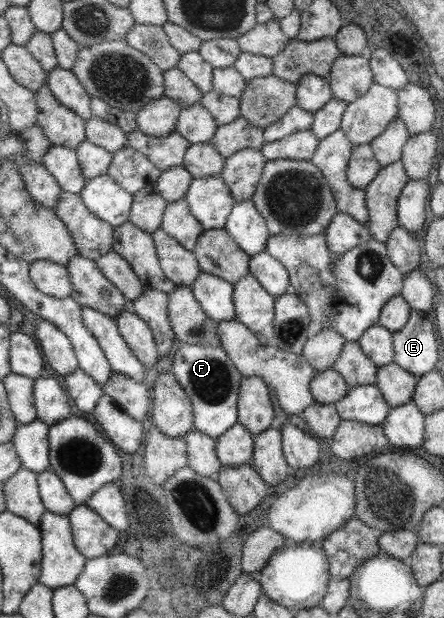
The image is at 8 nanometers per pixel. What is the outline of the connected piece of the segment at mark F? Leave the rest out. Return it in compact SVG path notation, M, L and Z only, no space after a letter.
M179 343L172 356L172 370L191 397L195 409L195 428L217 439L239 422L239 390L245 377L224 347Z

